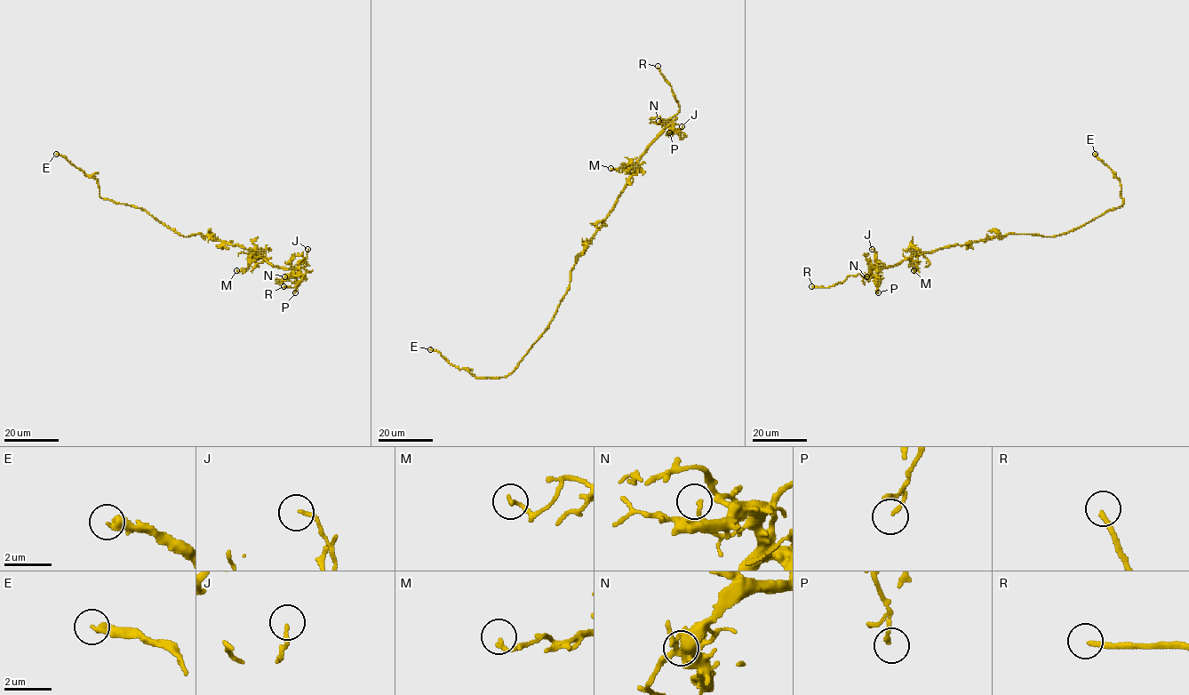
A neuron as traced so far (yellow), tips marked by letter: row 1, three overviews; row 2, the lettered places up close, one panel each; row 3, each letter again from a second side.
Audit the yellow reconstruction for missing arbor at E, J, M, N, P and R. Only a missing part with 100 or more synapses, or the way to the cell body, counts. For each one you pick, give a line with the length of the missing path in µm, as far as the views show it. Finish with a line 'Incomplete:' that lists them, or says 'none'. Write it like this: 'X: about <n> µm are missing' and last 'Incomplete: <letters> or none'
R: about 30 µm are missing
Incomplete: R

